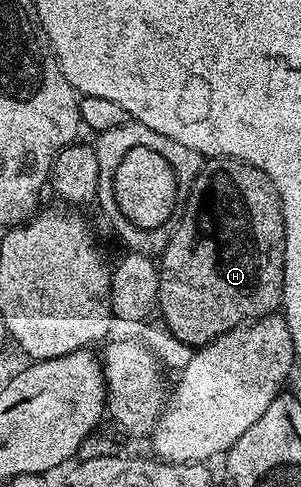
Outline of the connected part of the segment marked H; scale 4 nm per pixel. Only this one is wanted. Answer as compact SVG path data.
M231 157L206 160L189 188L171 239L159 255L157 308L160 320L186 345L206 345L227 331L281 309L284 266L285 216L281 210L281 195L269 176L246 161L234 161Z

